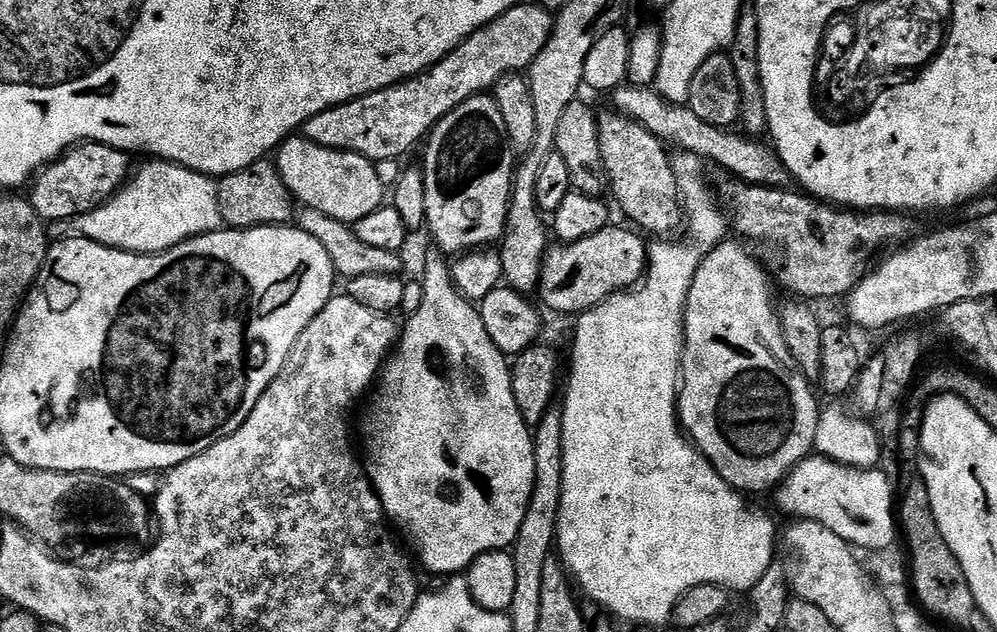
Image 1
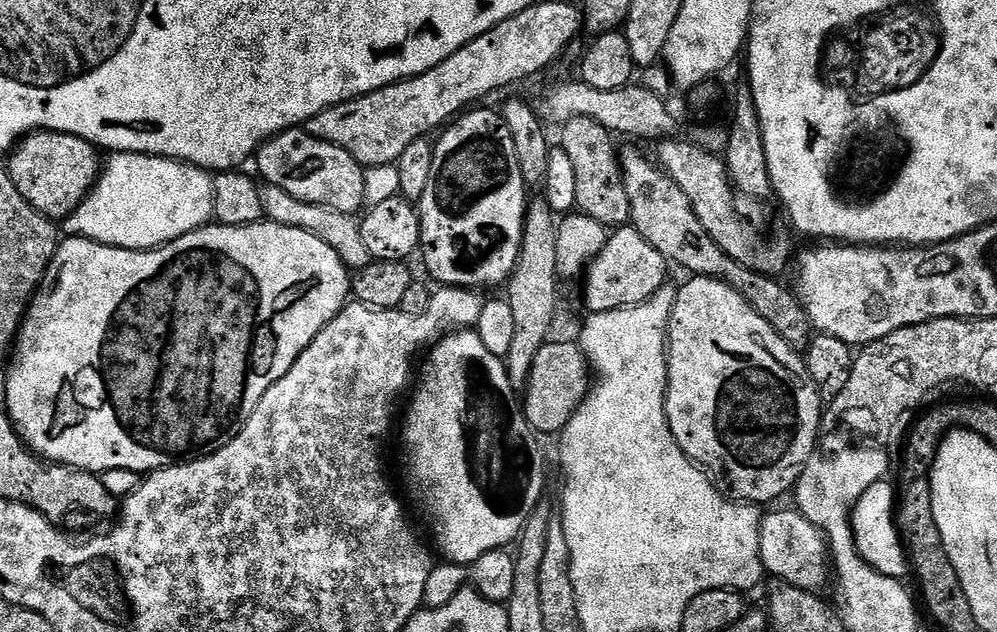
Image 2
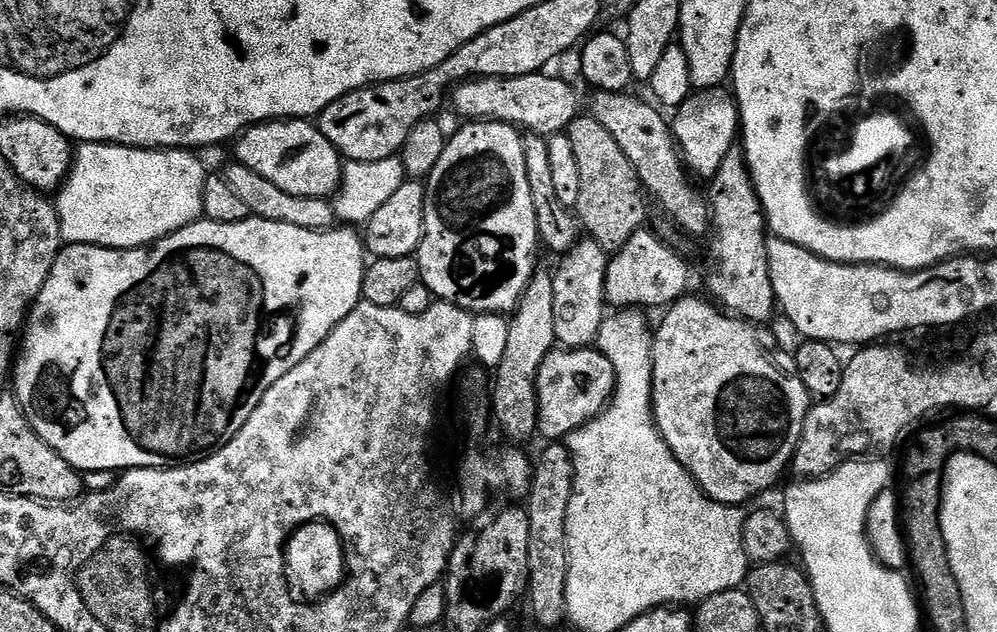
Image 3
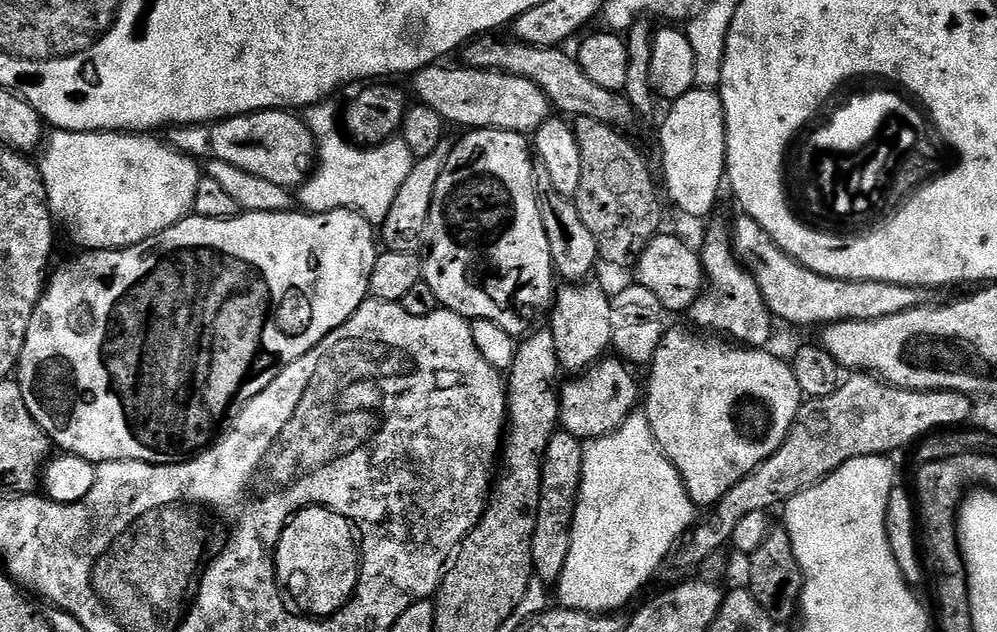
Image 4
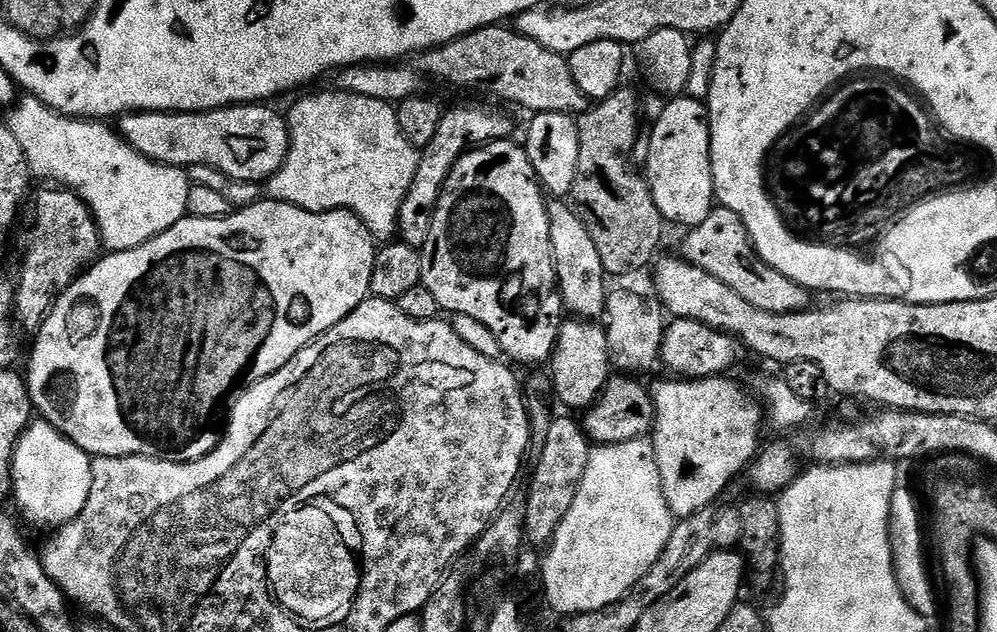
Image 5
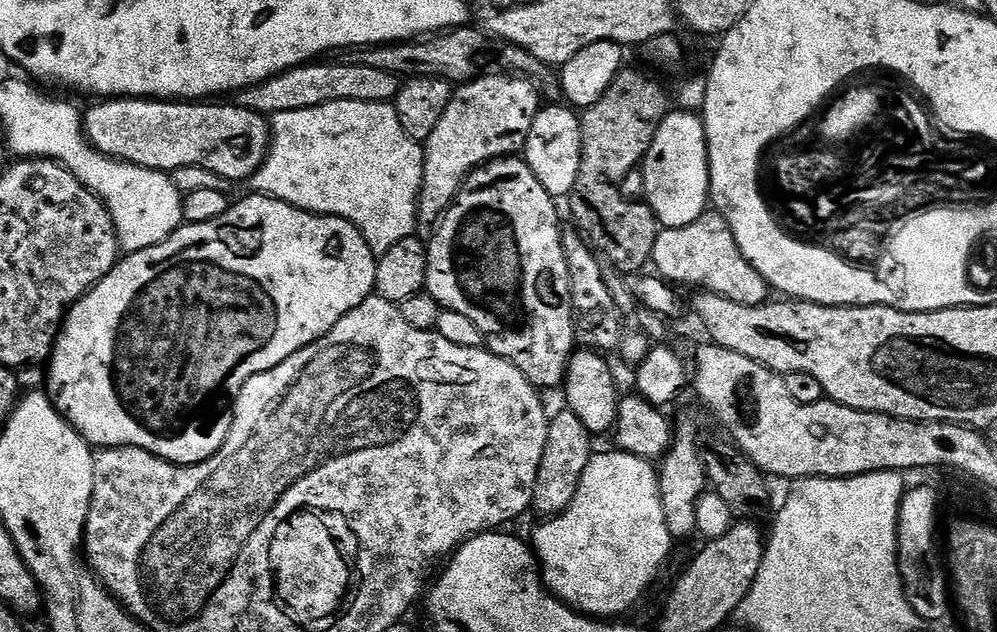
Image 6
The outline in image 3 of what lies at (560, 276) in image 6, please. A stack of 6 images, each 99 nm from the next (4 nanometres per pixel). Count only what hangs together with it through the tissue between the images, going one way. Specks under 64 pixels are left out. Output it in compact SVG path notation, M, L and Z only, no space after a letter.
M497 120L465 125L449 135L438 166L426 178L426 218L418 253L420 278L437 301L457 304L473 314L511 314L536 272L536 248L540 244L534 198L530 198L530 181L526 178L524 137L512 125Z

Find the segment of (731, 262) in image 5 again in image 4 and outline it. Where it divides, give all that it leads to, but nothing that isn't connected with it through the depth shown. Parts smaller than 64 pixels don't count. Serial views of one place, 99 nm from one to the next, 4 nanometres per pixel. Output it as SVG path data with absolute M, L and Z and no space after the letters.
M737 215L736 225L731 225L732 250L737 260L748 269L748 273L758 282L762 298L777 321L797 324L800 328L812 328L815 324L827 326L843 320L877 320L890 318L892 314L902 314L917 307L917 289L883 284L873 280L835 280L806 270L794 258L790 258L754 222L754 218Z

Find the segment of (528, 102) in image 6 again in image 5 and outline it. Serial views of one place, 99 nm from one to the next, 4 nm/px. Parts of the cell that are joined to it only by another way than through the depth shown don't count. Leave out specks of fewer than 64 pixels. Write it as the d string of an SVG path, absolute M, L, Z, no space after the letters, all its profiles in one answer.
M464 104L461 108L448 108L438 126L438 134L422 149L420 165L414 174L414 182L402 202L398 236L403 243L423 249L432 233L432 223L444 183L452 167L460 161L465 152L479 148L494 140L507 140L513 135L512 120L496 108L483 108L480 104Z

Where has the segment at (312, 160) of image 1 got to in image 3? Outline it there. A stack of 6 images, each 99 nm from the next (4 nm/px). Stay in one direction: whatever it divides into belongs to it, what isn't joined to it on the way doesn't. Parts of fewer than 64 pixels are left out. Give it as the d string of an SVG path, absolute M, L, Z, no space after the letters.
M311 119L270 120L254 124L236 137L234 147L235 163L250 166L254 174L262 174L262 178L274 182L274 186L286 190L286 194L331 198L340 189L345 161Z

